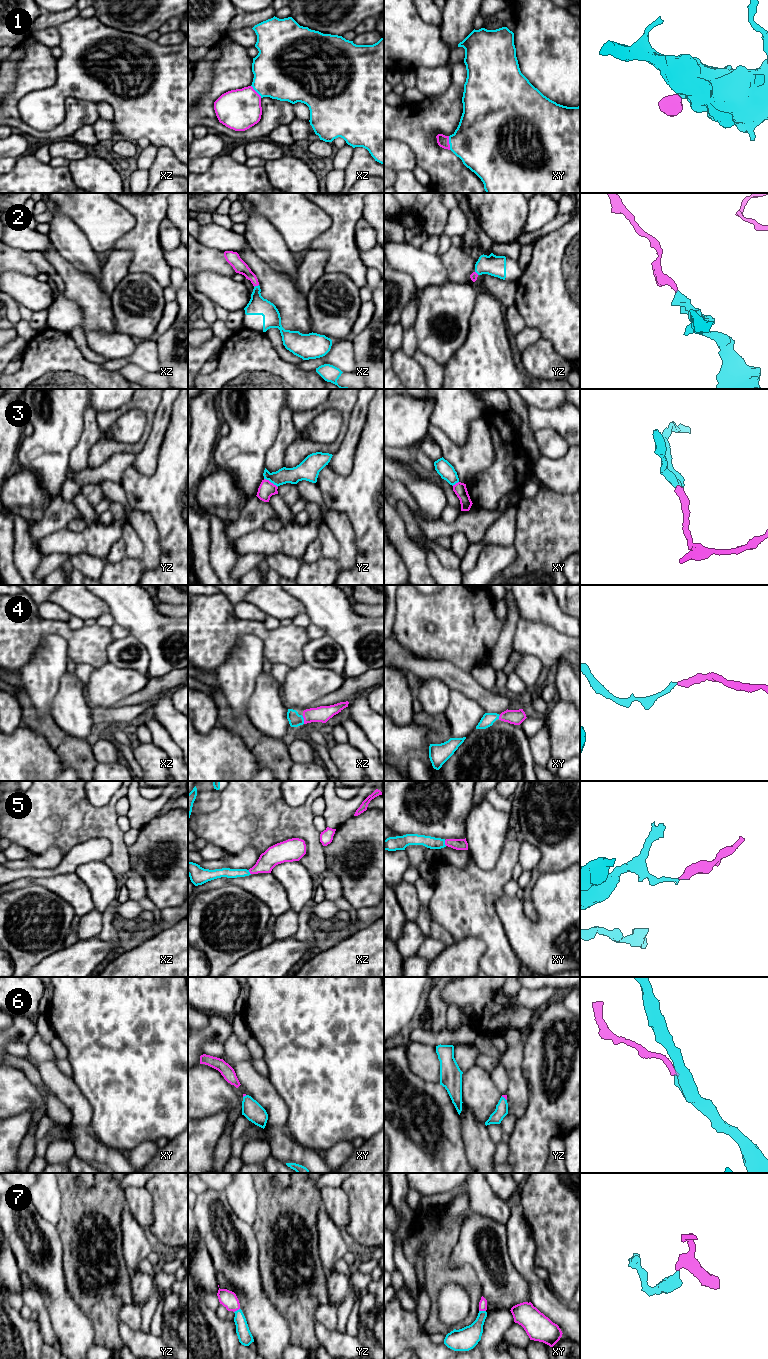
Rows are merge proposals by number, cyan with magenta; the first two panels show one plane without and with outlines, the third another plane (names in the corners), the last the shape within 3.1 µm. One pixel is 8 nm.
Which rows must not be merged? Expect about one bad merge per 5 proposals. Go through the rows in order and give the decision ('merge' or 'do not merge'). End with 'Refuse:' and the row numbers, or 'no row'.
1: merge
2: merge
3: do not merge
4: merge
5: merge
6: merge
7: merge
Refuse: 3

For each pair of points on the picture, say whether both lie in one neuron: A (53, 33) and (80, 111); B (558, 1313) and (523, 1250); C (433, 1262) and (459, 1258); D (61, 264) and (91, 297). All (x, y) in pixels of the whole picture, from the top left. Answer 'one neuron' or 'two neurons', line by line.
A: two neurons
B: one neuron
C: two neurons
D: one neuron

